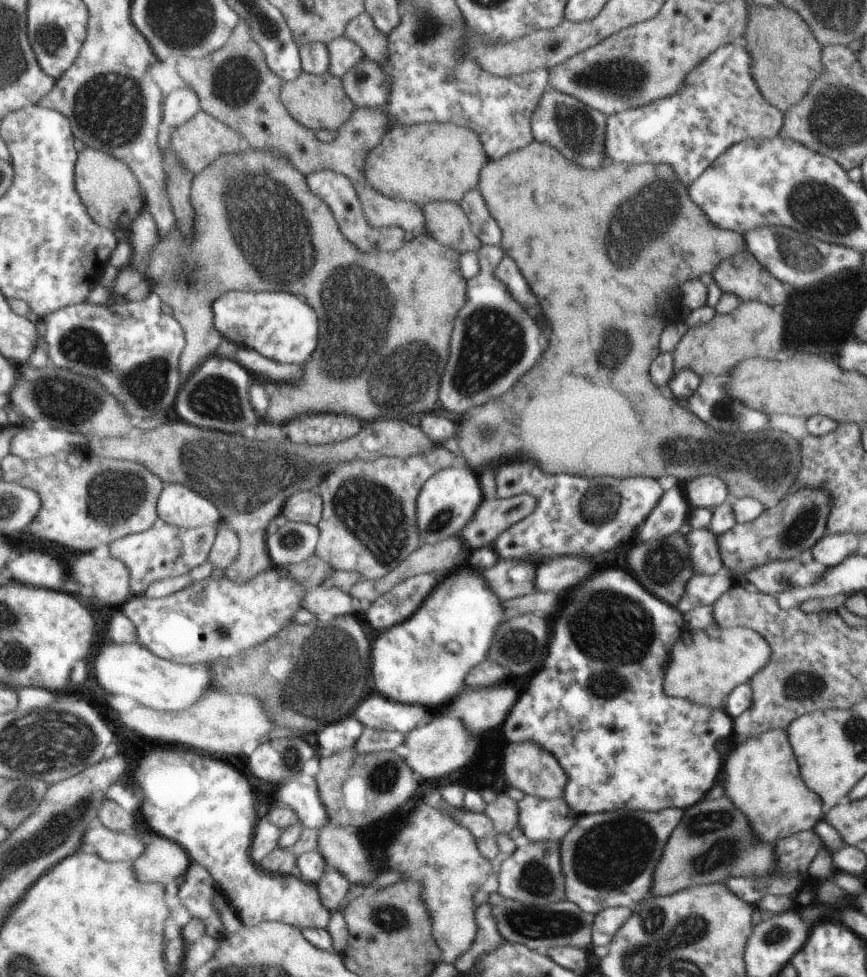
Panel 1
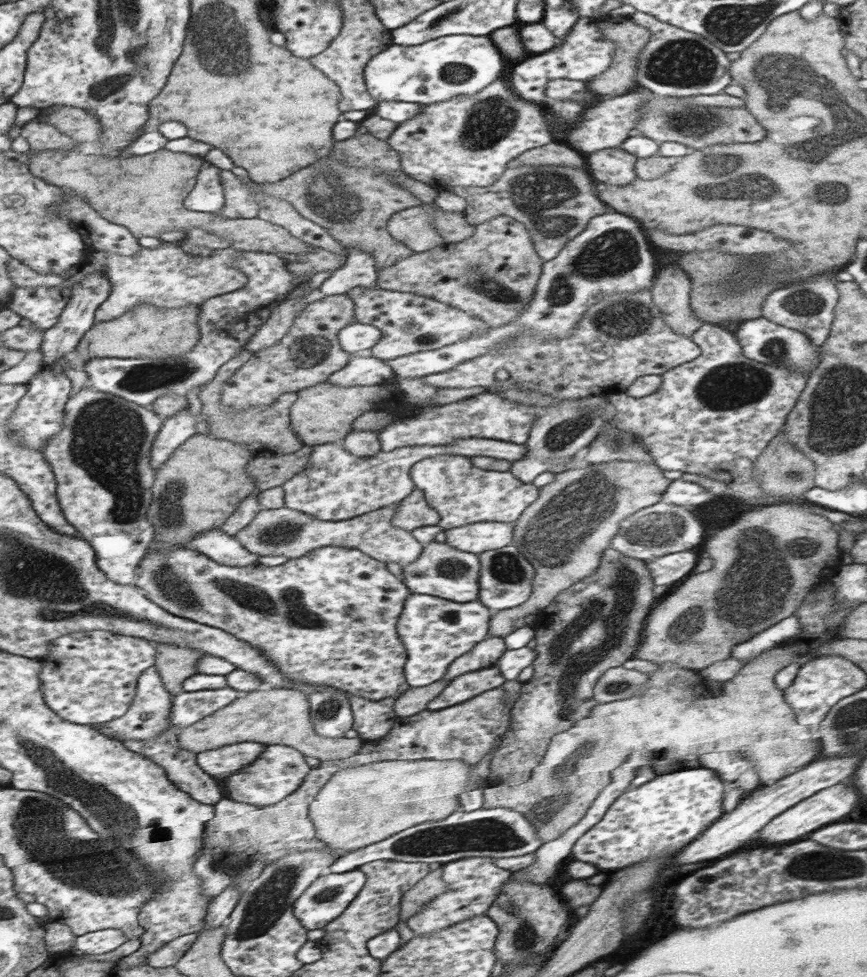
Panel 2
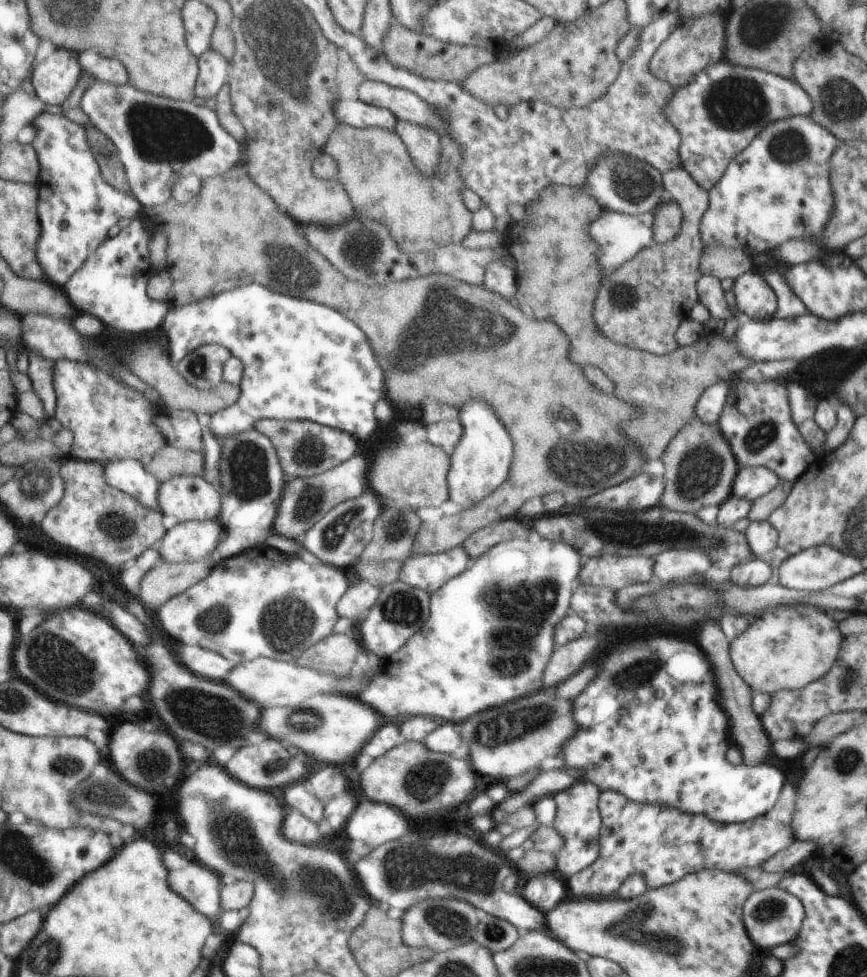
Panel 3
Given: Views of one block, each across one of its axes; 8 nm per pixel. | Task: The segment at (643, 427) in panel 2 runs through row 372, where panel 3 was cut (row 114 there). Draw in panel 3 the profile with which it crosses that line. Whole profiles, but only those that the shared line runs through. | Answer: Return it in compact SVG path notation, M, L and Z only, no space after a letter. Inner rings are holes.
M725 58L708 64L685 85L676 87L664 118L680 133L680 166L700 189L708 191L727 163L769 123L808 115L813 104L795 80L730 63Z

